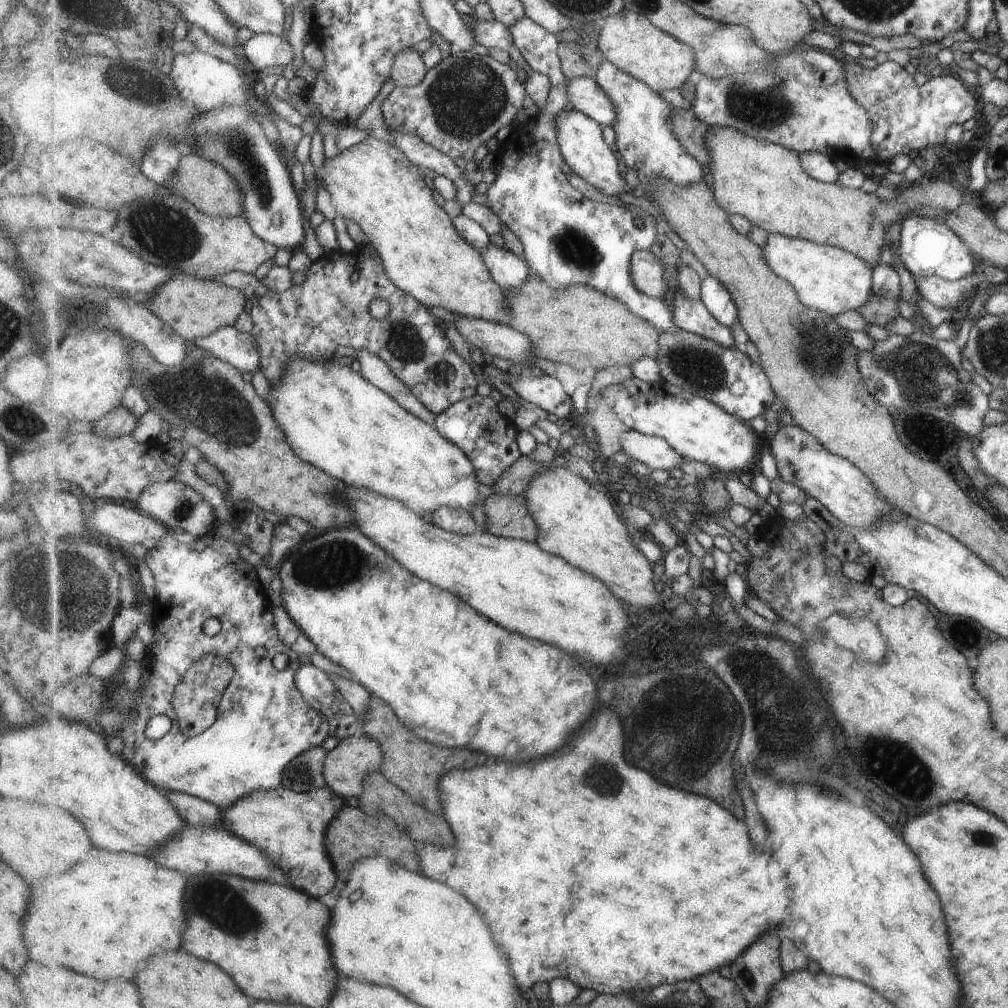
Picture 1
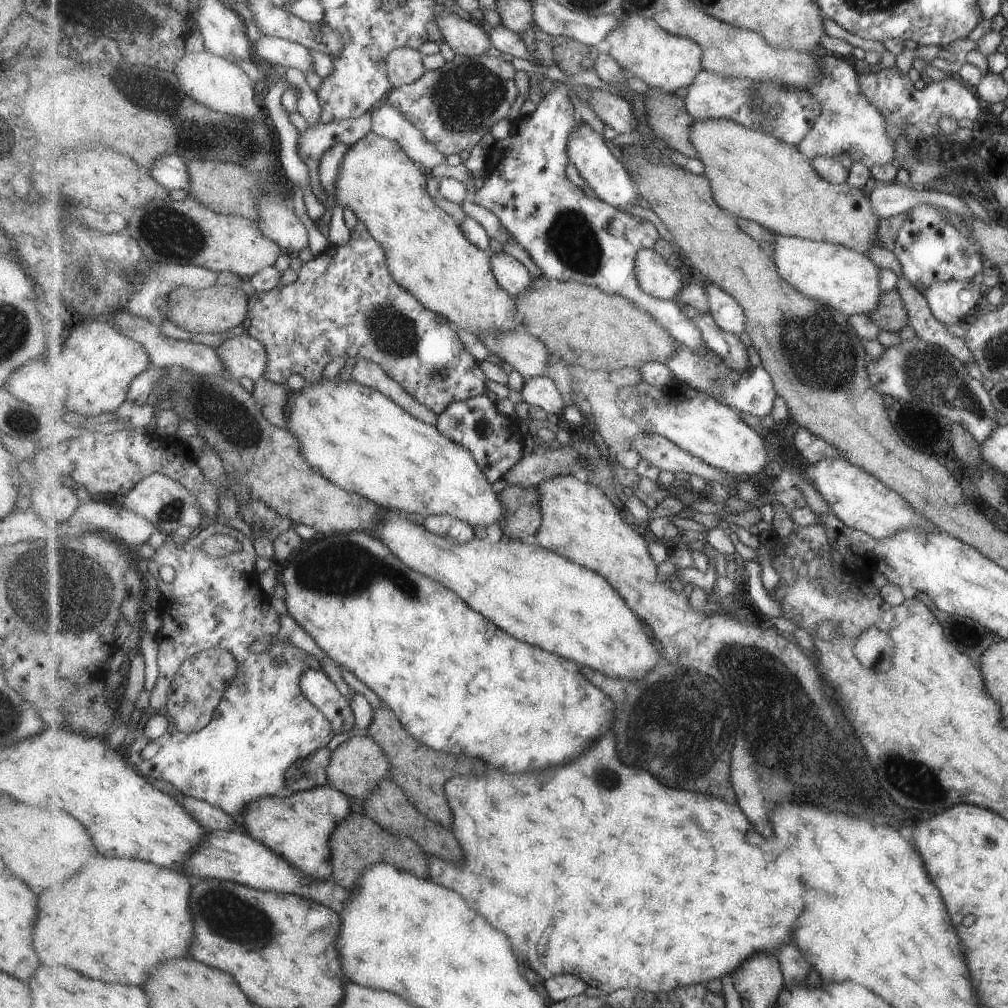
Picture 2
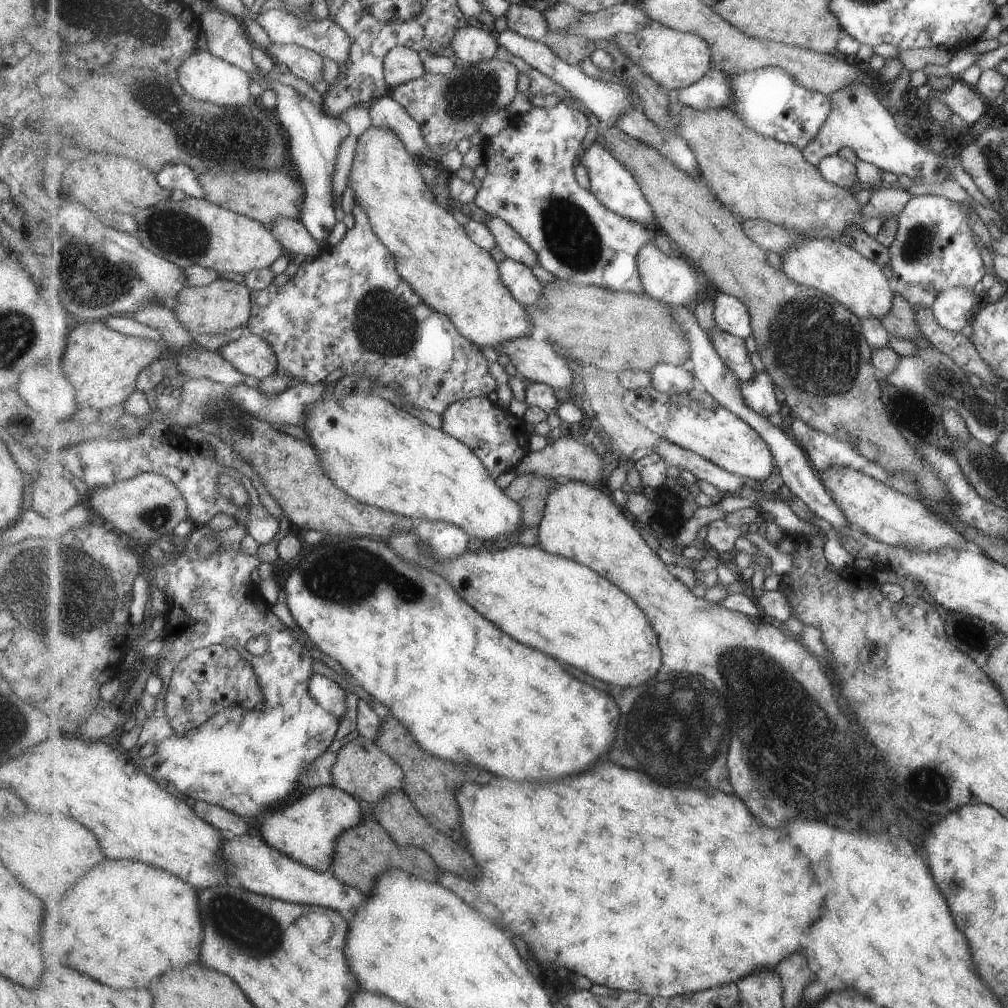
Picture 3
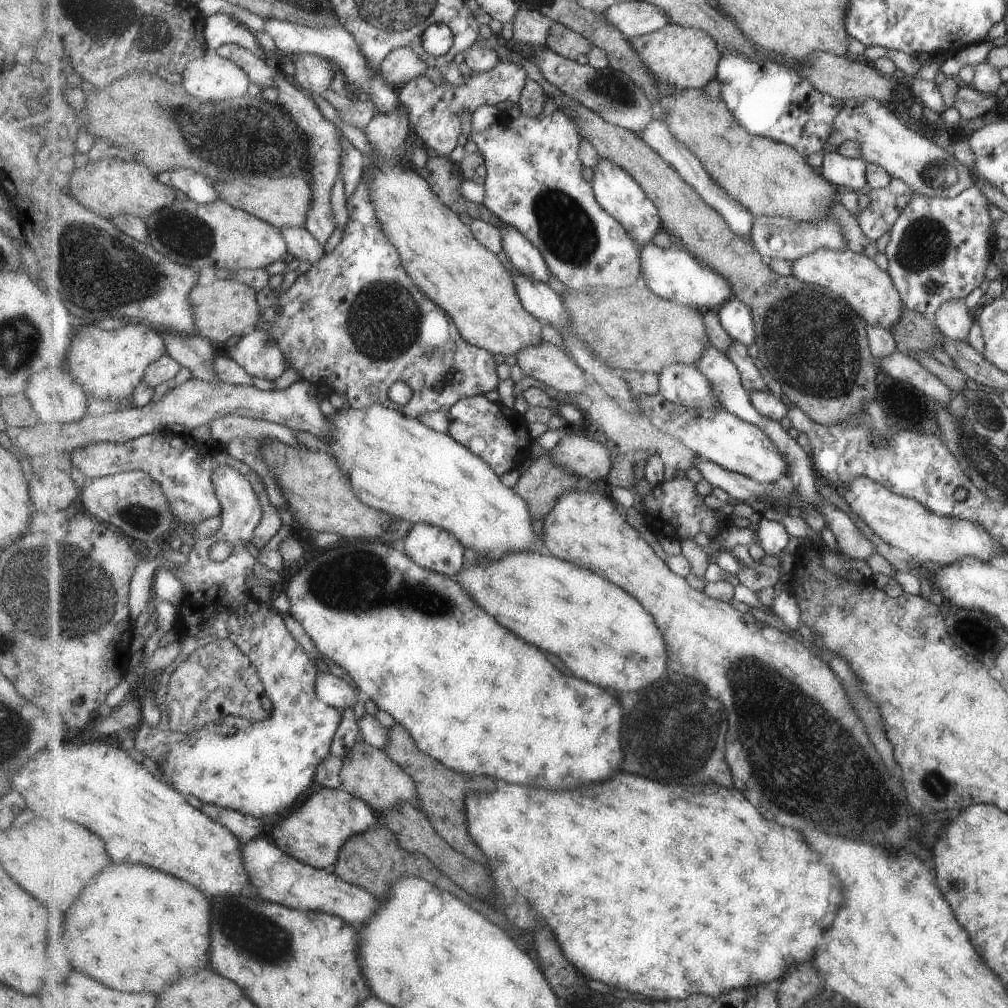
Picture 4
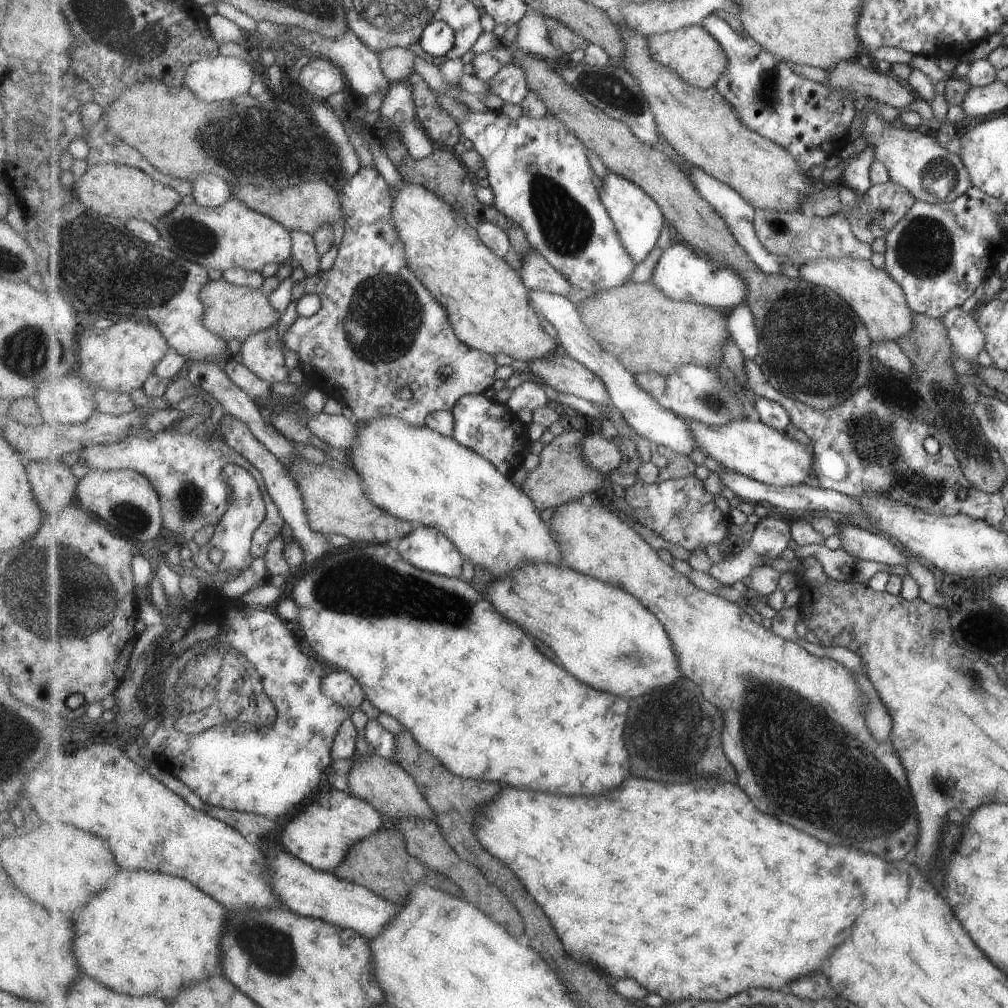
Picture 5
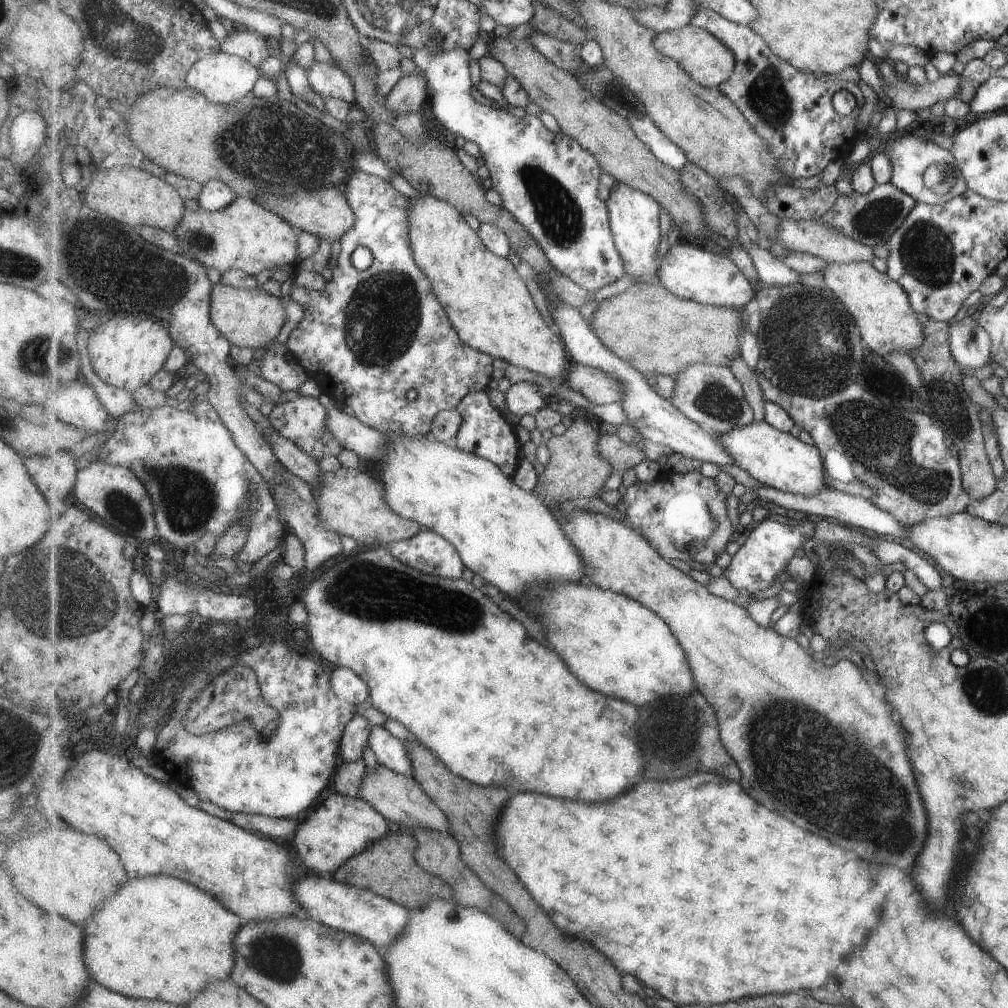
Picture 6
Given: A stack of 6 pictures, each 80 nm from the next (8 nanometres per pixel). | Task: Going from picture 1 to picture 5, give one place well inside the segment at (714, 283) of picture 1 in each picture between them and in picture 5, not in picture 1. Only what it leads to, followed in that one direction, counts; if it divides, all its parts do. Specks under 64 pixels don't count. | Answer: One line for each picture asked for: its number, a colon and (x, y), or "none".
2: (730, 315)
3: (733, 317)
4: (736, 318)
5: (742, 324)

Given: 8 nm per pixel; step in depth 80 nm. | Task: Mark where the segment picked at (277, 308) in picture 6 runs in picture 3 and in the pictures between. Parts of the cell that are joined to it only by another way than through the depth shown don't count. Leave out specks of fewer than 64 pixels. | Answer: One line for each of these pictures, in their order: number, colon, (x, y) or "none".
3: (222, 306)
4: (225, 308)
5: (234, 312)

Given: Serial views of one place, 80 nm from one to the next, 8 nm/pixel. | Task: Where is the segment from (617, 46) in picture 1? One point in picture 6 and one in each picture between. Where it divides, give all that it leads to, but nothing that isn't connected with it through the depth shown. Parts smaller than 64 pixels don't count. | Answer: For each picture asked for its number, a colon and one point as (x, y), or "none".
2: (665, 61)
3: (677, 60)
4: (687, 57)
5: (692, 51)
6: (710, 62)

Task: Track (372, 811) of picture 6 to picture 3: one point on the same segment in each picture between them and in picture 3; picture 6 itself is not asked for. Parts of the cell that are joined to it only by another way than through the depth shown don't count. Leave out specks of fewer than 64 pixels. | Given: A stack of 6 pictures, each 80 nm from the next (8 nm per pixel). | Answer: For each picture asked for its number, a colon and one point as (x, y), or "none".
3: (306, 830)
4: (315, 833)
5: (322, 835)

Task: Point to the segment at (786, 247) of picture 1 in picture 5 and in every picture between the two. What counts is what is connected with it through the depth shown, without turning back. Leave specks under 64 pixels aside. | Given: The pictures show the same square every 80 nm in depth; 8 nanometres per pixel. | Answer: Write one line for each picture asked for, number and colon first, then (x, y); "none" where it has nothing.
2: (839, 277)
3: (829, 265)
4: (870, 292)
5: (876, 299)

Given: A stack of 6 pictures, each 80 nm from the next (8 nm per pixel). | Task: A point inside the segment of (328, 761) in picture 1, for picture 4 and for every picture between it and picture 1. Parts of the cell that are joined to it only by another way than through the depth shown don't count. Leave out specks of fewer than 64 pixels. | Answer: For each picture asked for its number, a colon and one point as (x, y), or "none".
2: (356, 767)
3: (363, 770)
4: (369, 772)

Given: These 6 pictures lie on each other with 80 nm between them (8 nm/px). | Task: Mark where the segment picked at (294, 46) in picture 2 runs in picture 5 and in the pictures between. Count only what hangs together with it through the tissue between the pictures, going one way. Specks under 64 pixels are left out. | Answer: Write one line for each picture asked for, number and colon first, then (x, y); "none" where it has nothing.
3: (307, 65)
4: (314, 74)
5: (321, 77)

